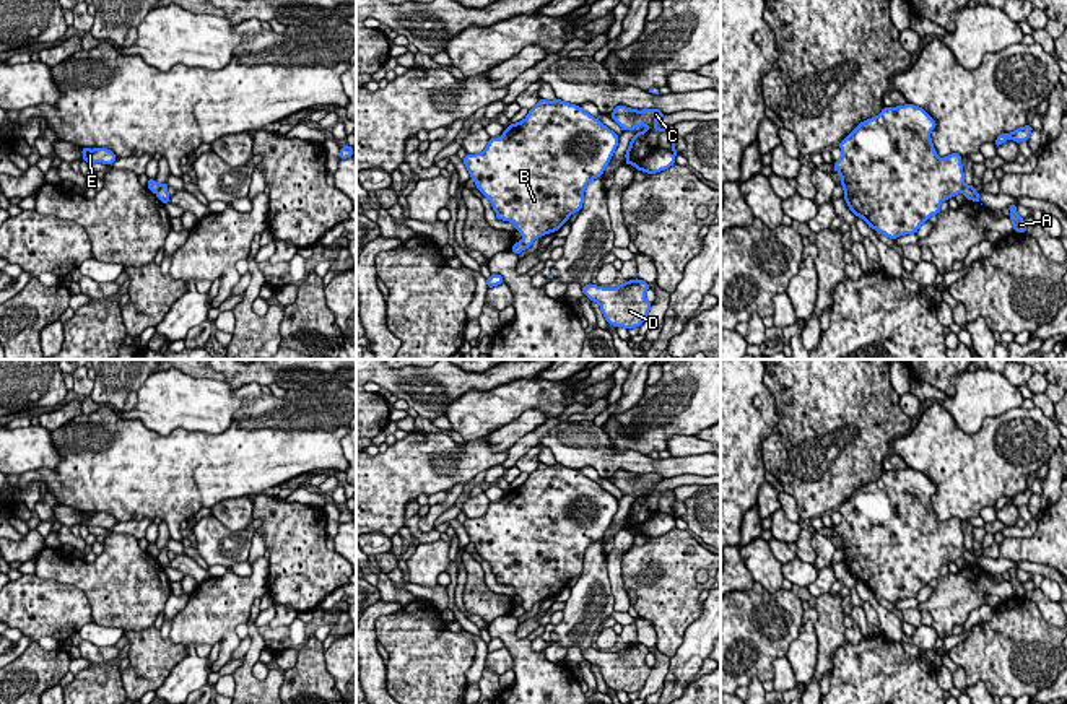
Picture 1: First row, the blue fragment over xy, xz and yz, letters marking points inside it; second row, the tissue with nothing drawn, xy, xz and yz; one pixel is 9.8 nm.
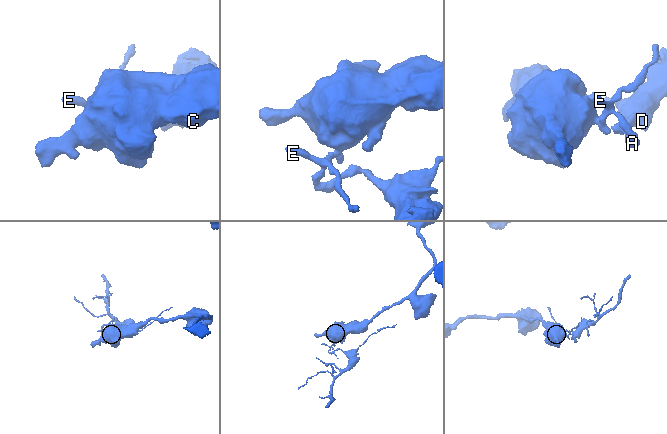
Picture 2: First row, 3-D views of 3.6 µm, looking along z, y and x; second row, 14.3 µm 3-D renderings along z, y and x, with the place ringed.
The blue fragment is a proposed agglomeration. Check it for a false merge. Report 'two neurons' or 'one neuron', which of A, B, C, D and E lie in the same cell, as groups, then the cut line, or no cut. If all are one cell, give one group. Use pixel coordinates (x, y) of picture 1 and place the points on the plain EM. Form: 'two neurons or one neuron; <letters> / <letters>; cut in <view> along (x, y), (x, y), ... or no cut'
two neurons; A D E / B C; cut in xy along (161, 550), (156, 558)

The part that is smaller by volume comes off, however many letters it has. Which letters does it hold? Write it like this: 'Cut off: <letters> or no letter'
Cut off: A, D, E

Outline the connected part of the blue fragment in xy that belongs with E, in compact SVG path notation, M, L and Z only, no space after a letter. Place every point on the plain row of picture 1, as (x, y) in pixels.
M81 512L81 517L83 525L86 525L88 528L89 527L112 528L117 524L117 520L107 512L94 512L94 514Z

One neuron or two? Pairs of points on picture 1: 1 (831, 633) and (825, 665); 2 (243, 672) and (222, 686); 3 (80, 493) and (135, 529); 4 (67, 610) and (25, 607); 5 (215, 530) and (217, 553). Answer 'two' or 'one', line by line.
1: one
2: two
3: two
4: one
5: one

